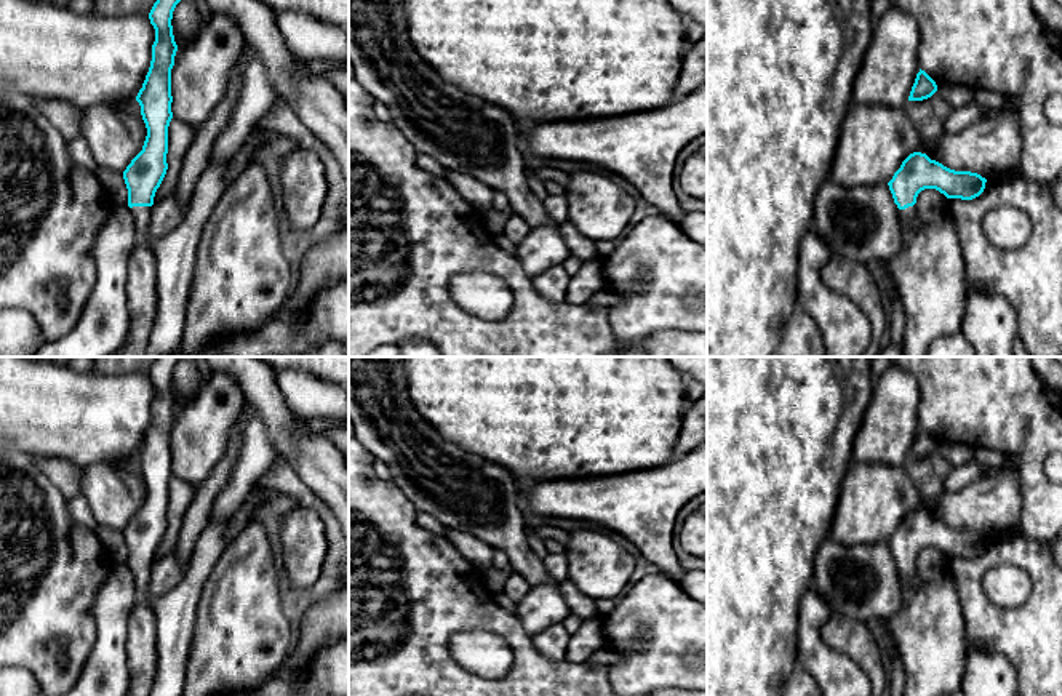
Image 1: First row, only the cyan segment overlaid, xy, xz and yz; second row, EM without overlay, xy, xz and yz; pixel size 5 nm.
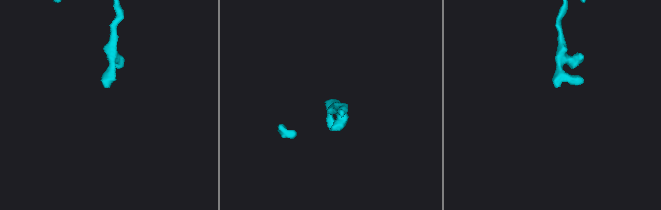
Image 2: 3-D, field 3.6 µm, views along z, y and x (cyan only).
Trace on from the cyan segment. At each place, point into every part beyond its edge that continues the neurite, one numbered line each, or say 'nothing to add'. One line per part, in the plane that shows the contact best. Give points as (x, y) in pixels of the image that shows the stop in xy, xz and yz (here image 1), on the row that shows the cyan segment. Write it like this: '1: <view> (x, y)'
1: xy (176, 253)

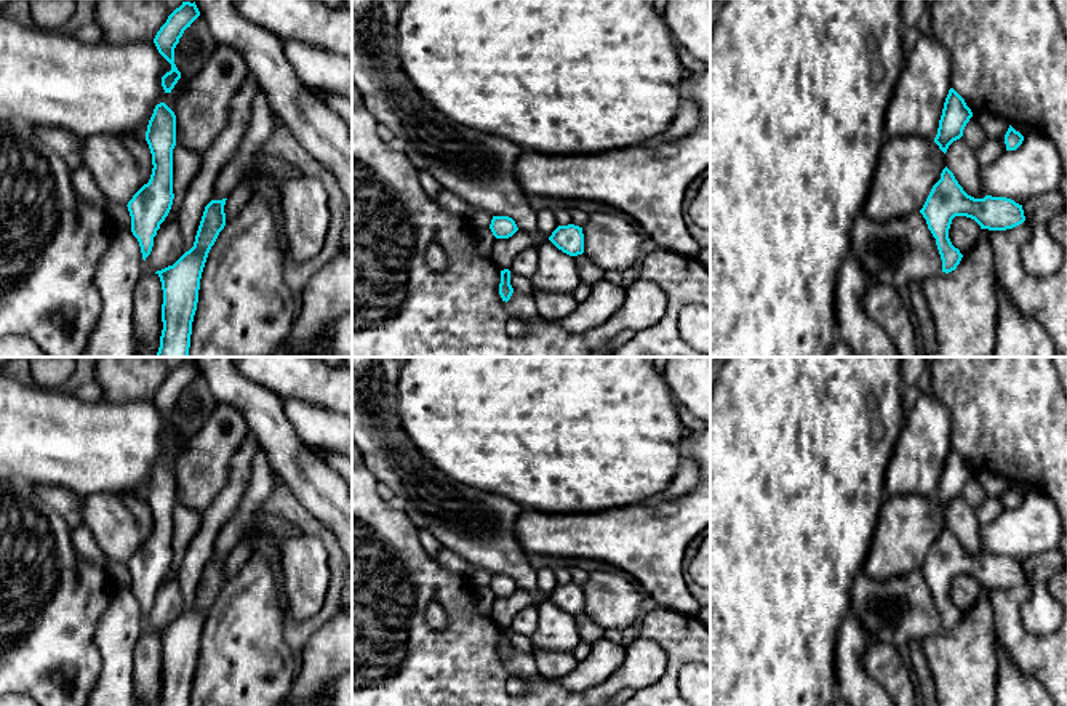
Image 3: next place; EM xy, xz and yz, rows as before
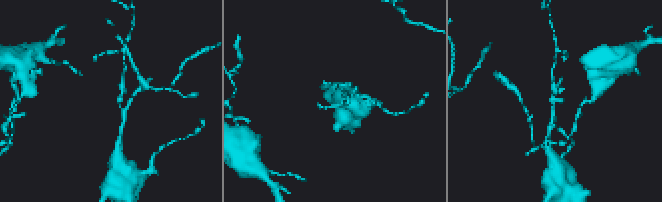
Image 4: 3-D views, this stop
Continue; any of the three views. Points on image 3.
nothing to add

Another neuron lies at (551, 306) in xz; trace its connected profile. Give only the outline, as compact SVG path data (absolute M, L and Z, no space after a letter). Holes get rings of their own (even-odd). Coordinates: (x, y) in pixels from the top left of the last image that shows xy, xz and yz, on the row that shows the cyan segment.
M537 291L531 296L534 299L539 317L547 322L569 315L577 306L574 296L566 293L558 295Z

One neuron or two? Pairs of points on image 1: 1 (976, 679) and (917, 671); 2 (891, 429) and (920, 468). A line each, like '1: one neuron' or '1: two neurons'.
1: two neurons
2: two neurons

